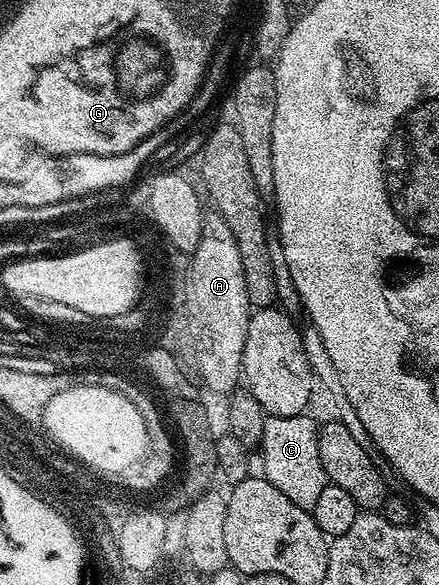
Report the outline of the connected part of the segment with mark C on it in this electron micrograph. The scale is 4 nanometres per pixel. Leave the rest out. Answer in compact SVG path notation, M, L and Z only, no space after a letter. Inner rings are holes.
M308 413L278 417L277 415L265 418L264 436L259 445L264 451L263 478L274 485L274 489L282 489L294 505L311 509L322 494L322 489L329 484L328 474L322 465L320 456L320 432L317 420Z

